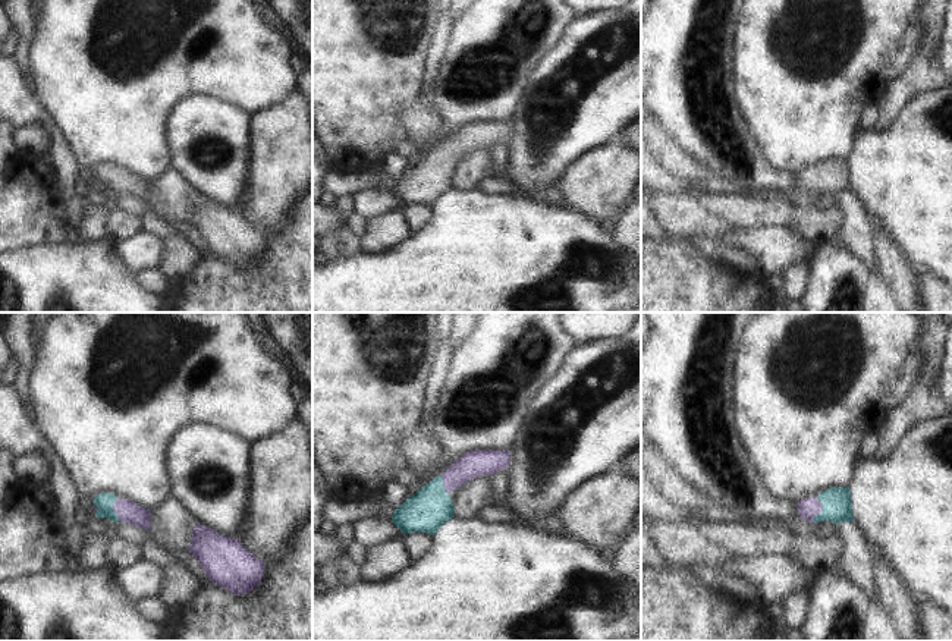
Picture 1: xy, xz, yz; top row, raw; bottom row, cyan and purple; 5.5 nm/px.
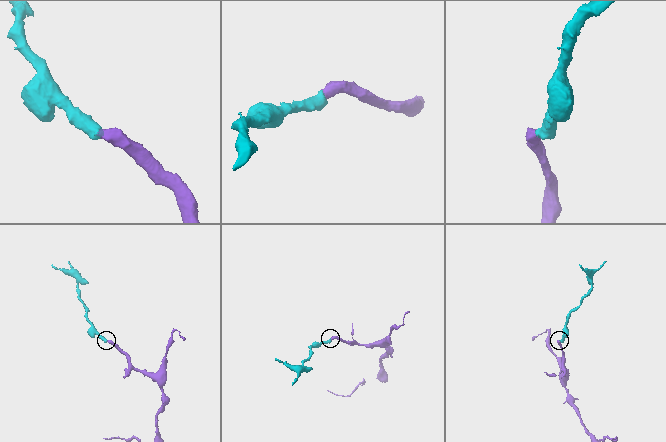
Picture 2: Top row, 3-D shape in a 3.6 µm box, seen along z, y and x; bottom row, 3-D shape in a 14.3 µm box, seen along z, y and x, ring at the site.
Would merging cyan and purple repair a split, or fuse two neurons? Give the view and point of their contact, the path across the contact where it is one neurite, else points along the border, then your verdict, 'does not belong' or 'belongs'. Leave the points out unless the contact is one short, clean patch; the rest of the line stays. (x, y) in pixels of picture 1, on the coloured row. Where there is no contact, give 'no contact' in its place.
yz (822, 509) | across yz (836, 506), (822, 509), (807, 508) | belongs

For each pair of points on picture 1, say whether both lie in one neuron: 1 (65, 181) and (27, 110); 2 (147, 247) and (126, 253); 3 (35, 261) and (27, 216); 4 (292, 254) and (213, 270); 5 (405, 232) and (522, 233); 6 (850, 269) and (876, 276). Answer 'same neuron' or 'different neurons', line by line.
1: same neuron
2: same neuron
3: different neurons
4: same neuron
5: different neurons
6: different neurons

